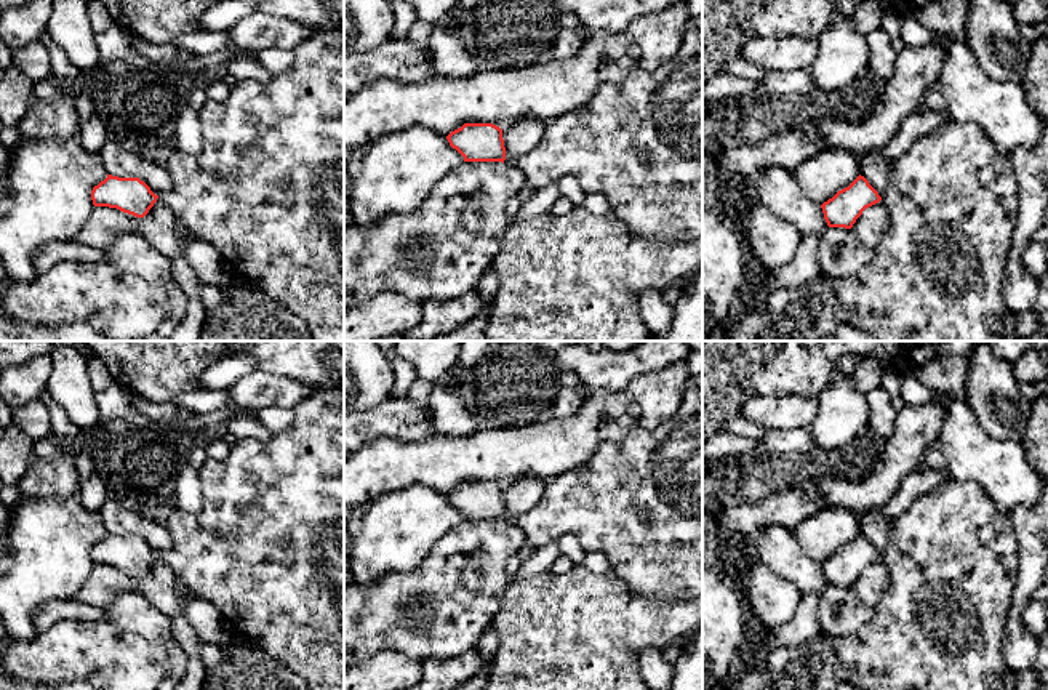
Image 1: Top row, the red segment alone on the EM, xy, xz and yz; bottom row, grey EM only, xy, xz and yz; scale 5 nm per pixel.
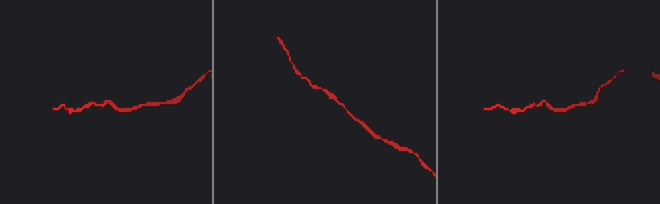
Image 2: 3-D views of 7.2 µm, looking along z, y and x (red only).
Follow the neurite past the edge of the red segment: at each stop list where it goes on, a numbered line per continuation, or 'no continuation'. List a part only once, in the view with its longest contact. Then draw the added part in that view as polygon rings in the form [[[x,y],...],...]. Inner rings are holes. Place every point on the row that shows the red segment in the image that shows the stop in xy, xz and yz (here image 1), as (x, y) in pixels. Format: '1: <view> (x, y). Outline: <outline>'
no continuation

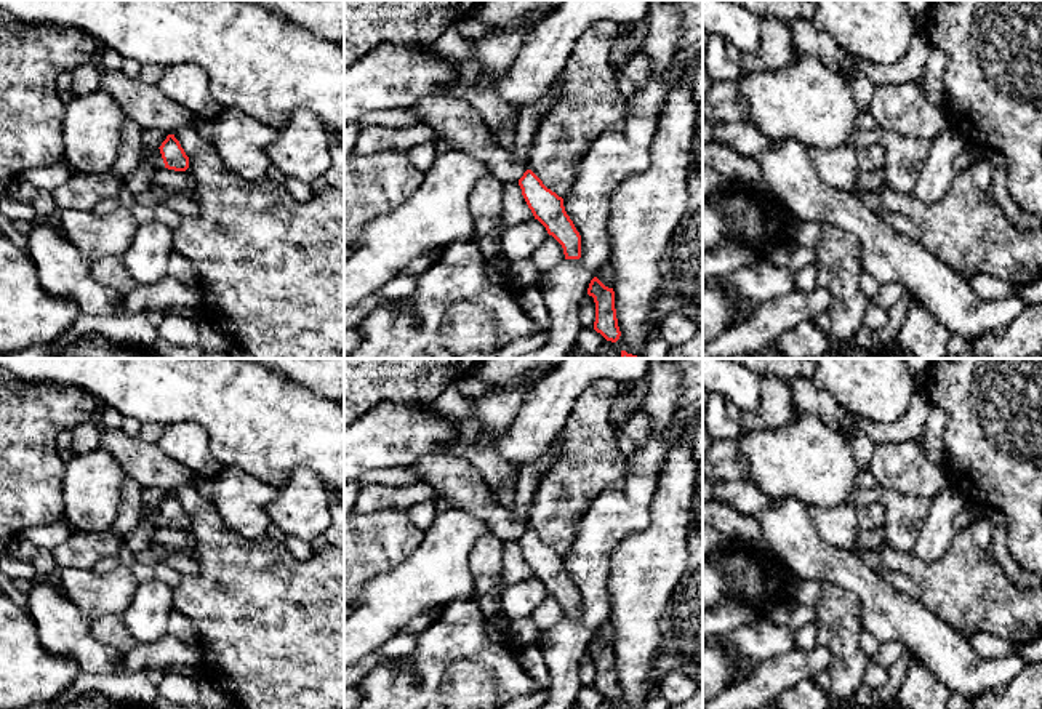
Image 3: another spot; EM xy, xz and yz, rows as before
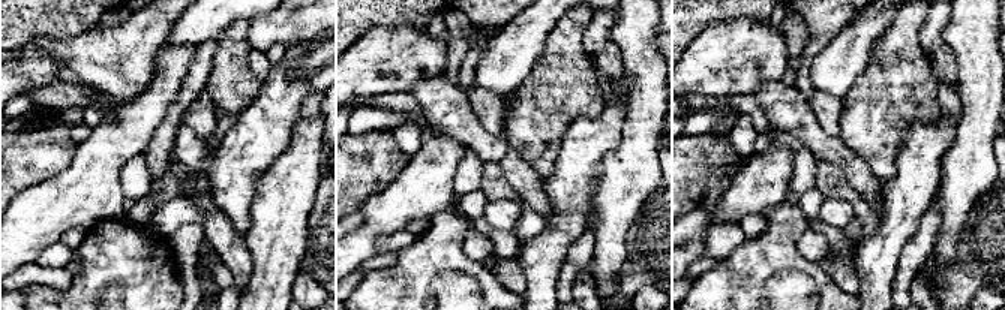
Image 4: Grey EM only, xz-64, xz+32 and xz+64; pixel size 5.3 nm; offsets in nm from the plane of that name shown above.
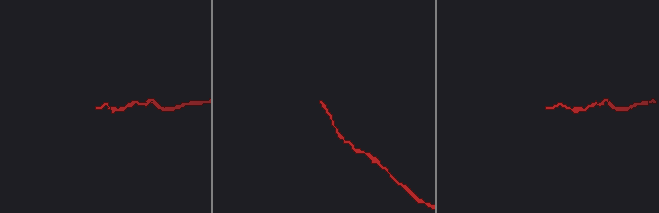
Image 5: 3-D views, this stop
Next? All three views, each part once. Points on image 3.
1: xy (149, 154). Outline: [[[142,147],[142,155],[141,160],[149,162],[150,165],[154,165],[157,170],[165,168],[160,149],[154,149],[154,147]]]

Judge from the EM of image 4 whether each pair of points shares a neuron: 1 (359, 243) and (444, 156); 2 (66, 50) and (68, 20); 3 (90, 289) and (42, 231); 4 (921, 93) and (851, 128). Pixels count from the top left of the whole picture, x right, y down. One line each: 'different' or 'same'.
1: same
2: different
3: different
4: same

